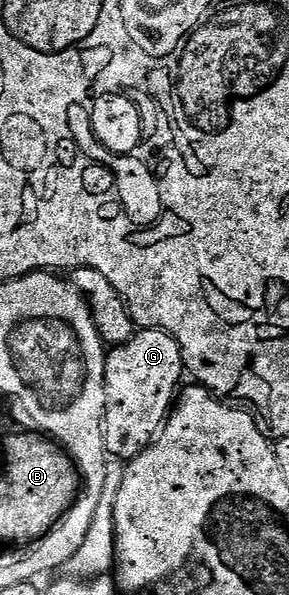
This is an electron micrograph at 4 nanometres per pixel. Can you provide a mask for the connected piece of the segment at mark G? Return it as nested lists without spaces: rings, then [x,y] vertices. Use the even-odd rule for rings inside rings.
[[[138,329],[131,341],[106,353],[103,440],[110,459],[134,458],[151,445],[175,405],[181,374],[183,378],[181,346],[165,330]]]

